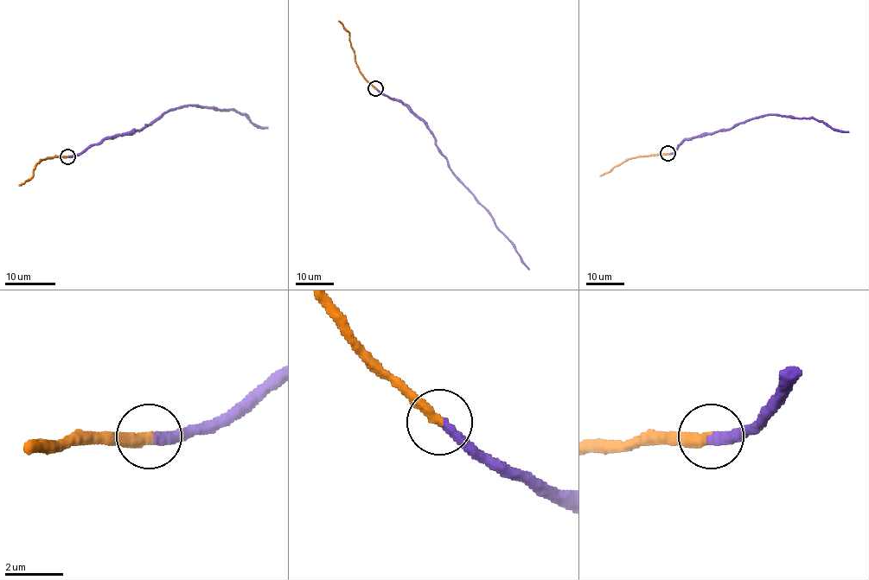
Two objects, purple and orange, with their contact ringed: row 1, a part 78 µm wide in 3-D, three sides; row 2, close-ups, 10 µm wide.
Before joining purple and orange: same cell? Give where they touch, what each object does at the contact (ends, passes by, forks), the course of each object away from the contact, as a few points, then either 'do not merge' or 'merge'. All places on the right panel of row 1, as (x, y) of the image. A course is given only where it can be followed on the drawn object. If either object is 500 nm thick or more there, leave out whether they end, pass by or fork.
at (667, 153); purple ends there; orange ends there; purple runs (668, 154), (684, 140), (731, 130), (739, 122), (769, 114), (814, 117), (834, 130), (848, 132); orange runs (668, 154), (629, 157), (600, 175); do not merge

